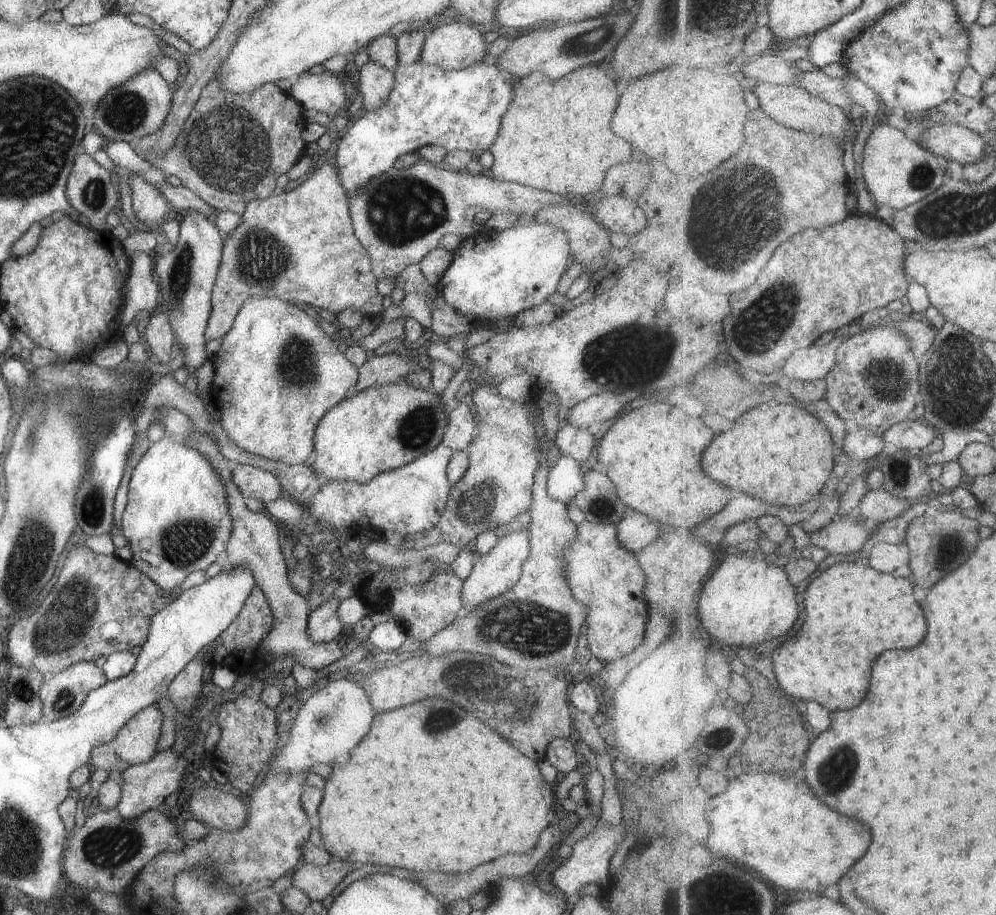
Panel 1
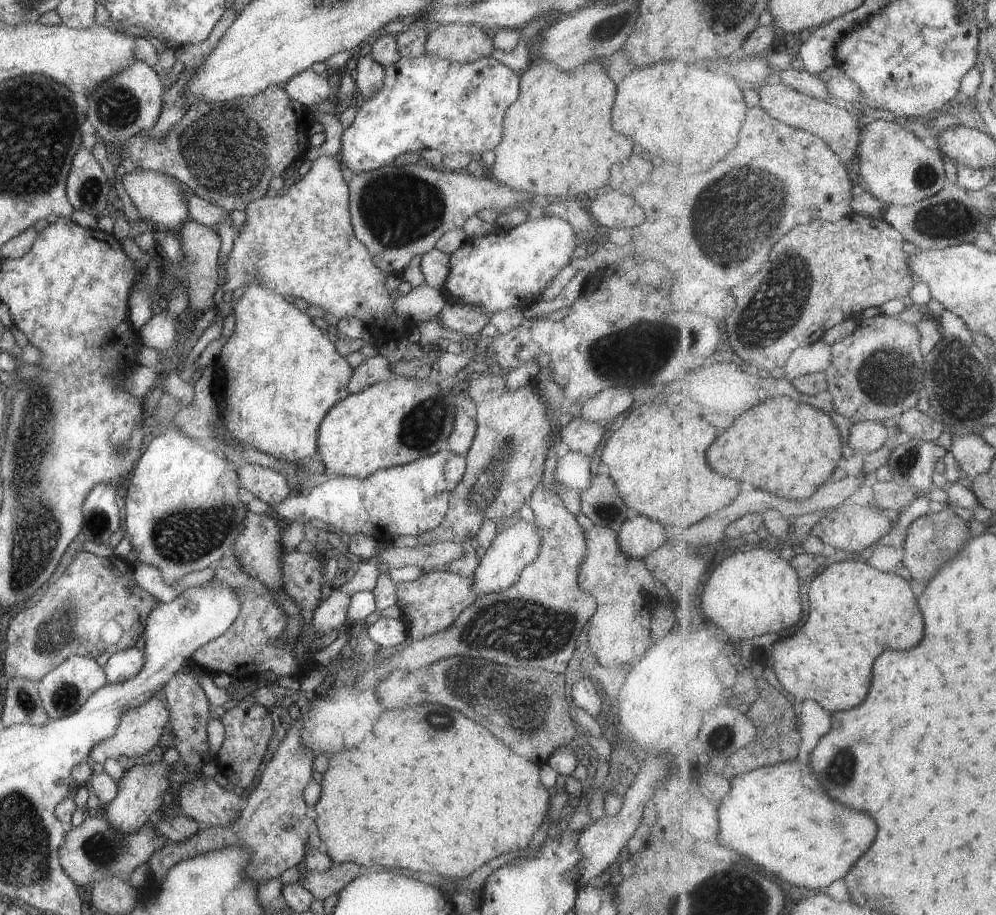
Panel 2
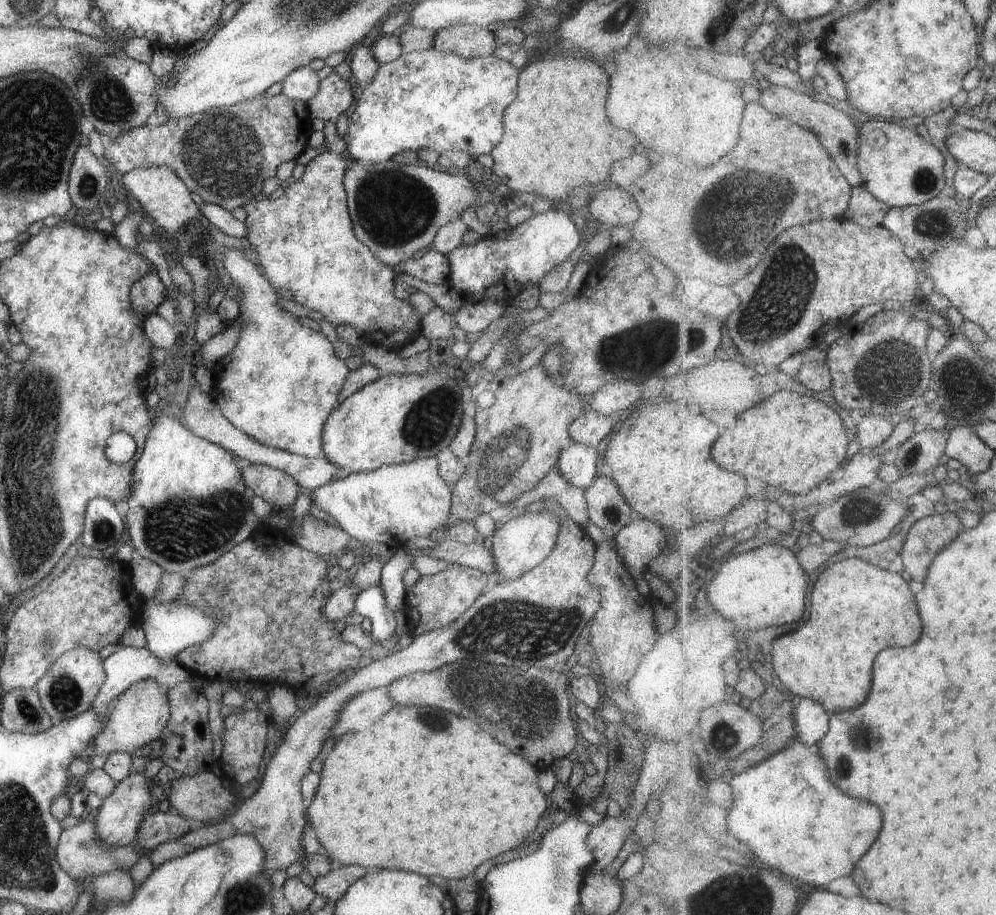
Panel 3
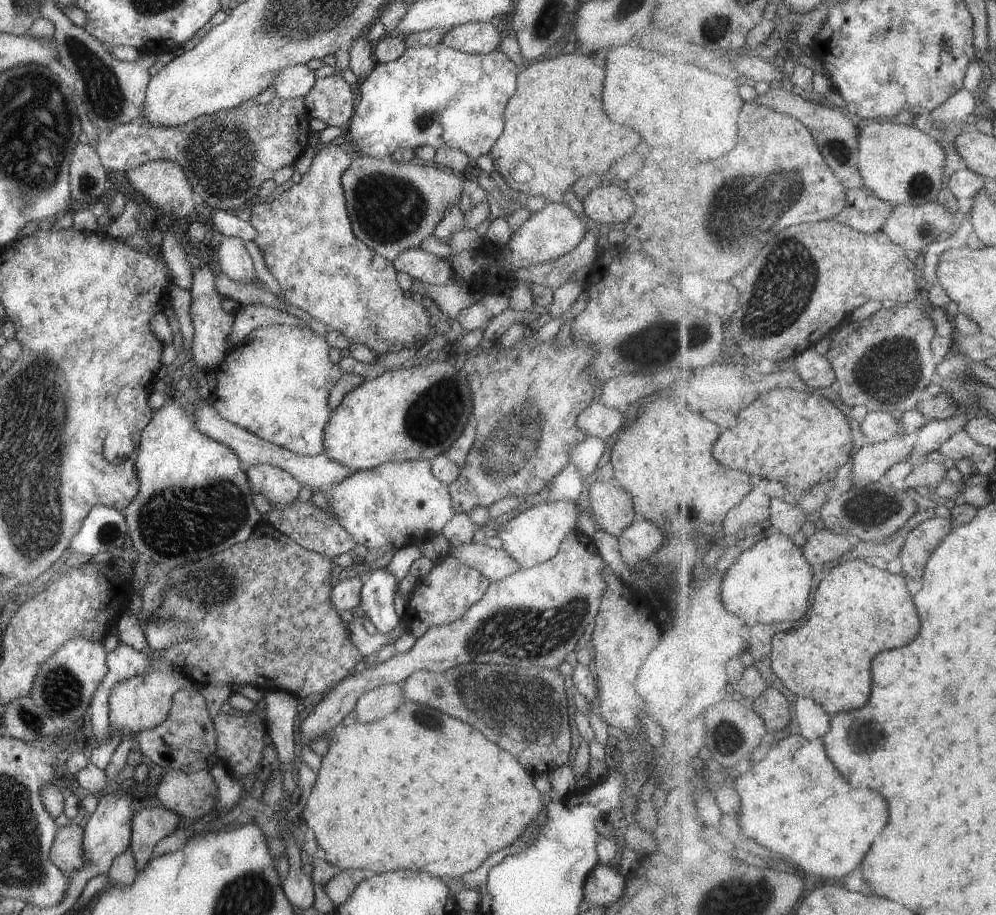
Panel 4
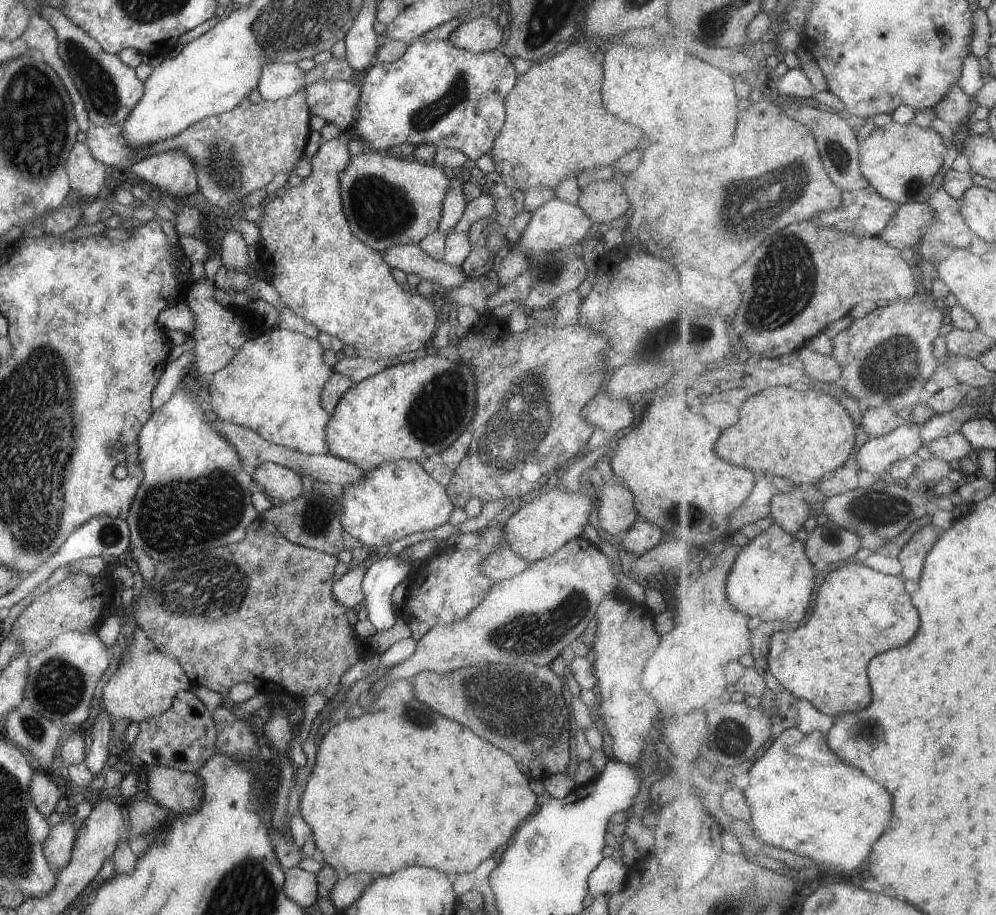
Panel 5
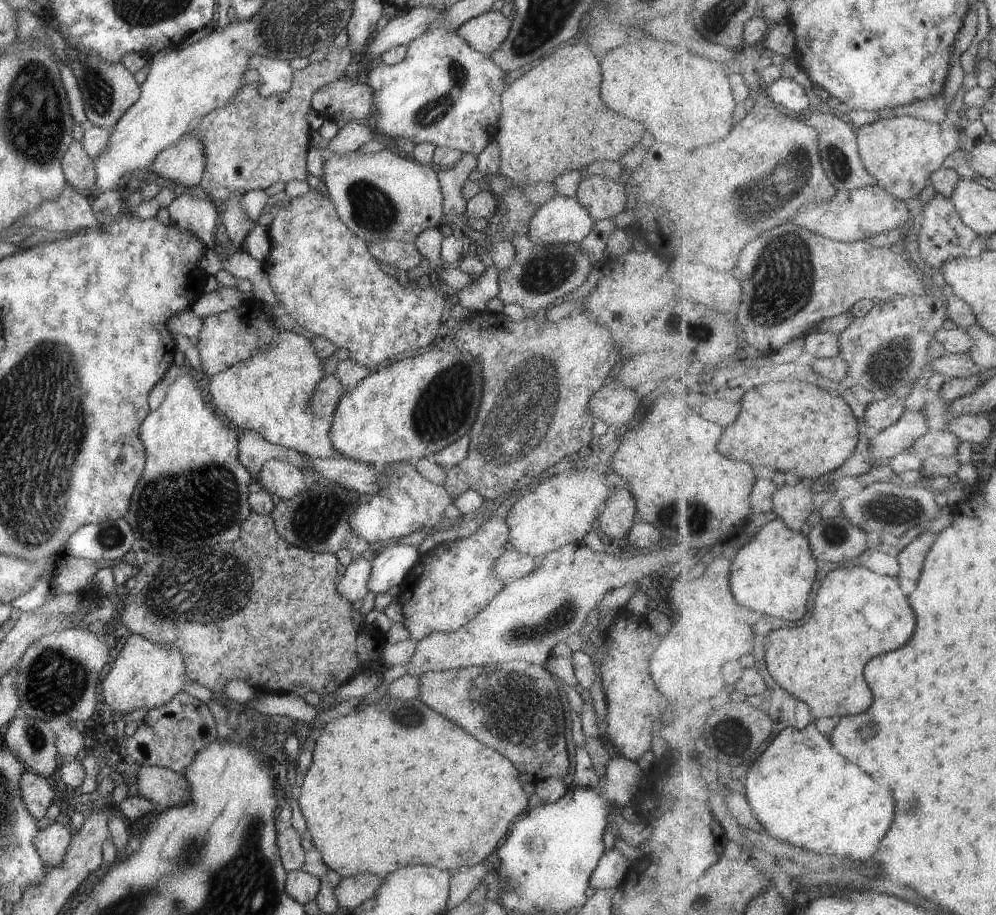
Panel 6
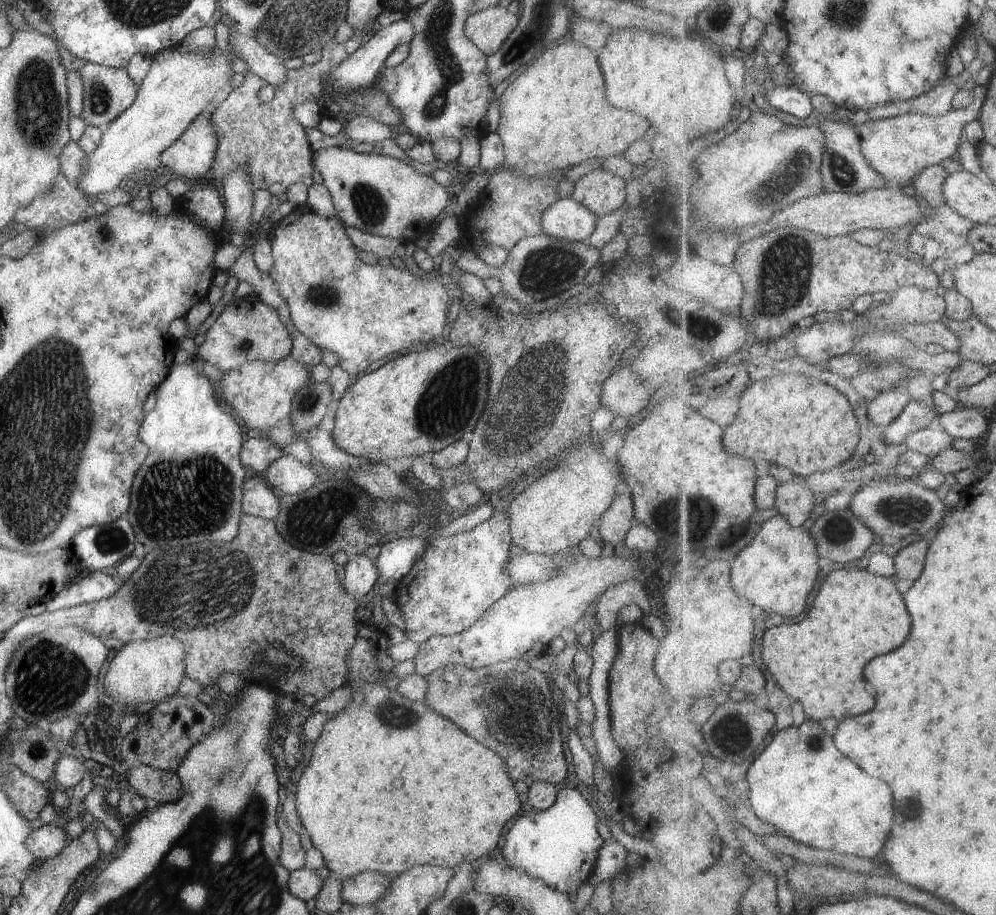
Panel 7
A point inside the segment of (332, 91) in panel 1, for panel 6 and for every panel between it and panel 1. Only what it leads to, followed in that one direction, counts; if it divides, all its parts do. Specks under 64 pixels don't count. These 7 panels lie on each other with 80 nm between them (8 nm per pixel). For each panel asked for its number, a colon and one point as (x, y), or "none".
2: (307, 88)
3: (300, 84)
4: (294, 81)
5: (279, 80)
6: (275, 76)

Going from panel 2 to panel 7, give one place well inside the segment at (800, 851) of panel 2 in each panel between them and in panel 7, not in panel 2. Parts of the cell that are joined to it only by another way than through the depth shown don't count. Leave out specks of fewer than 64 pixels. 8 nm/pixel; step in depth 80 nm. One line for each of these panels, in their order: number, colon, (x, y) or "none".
3: (798, 823)
4: (794, 802)
5: (802, 798)
6: (801, 789)
7: (801, 784)

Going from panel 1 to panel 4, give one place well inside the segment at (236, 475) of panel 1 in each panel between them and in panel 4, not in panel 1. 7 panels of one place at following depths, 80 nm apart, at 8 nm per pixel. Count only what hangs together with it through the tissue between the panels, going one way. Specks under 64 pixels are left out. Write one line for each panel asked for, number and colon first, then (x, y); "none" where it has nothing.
2: (265, 484)
3: (279, 490)
4: (279, 488)

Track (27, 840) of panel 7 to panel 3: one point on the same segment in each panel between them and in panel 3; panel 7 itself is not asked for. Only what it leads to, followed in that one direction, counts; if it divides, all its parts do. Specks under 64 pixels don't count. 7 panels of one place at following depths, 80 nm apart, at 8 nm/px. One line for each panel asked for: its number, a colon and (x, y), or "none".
3: (78, 854)
4: (65, 854)
5: (56, 848)
6: (50, 843)

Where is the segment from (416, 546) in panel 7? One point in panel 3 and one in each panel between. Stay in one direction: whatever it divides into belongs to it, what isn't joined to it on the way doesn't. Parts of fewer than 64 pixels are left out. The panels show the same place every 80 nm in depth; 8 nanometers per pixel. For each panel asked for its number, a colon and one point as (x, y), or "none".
3: (370, 603)
4: (377, 591)
5: (380, 579)
6: (391, 566)

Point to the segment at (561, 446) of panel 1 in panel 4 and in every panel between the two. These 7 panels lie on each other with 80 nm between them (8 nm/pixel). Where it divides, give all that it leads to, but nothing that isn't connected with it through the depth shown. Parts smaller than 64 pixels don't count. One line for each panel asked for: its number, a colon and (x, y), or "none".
2: (579, 435)
3: (589, 428)
4: (596, 420)

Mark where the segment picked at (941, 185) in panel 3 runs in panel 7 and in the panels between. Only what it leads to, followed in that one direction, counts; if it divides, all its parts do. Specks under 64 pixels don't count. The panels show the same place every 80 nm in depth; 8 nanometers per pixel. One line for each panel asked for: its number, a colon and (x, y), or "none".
4: (904, 166)
5: (900, 161)
6: (902, 153)
7: (900, 148)

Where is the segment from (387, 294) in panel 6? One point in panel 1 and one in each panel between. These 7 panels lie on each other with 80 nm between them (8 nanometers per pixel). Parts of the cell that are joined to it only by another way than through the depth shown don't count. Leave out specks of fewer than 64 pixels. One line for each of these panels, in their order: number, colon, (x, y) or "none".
1: (299, 247)
2: (301, 244)
3: (303, 241)
4: (304, 235)
5: (322, 273)

